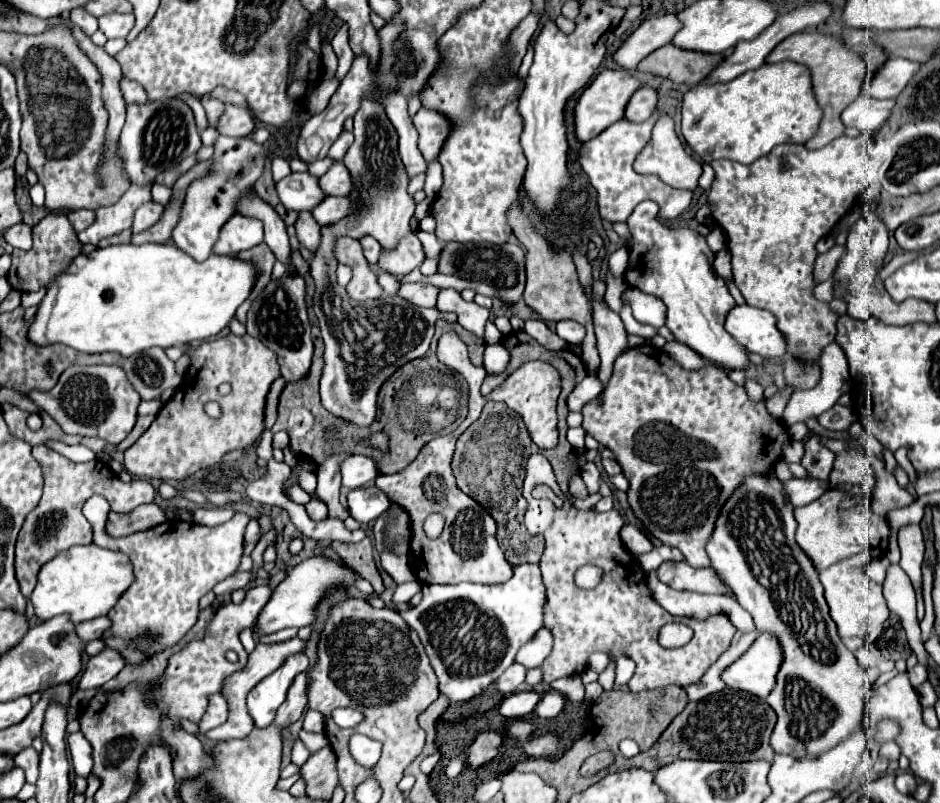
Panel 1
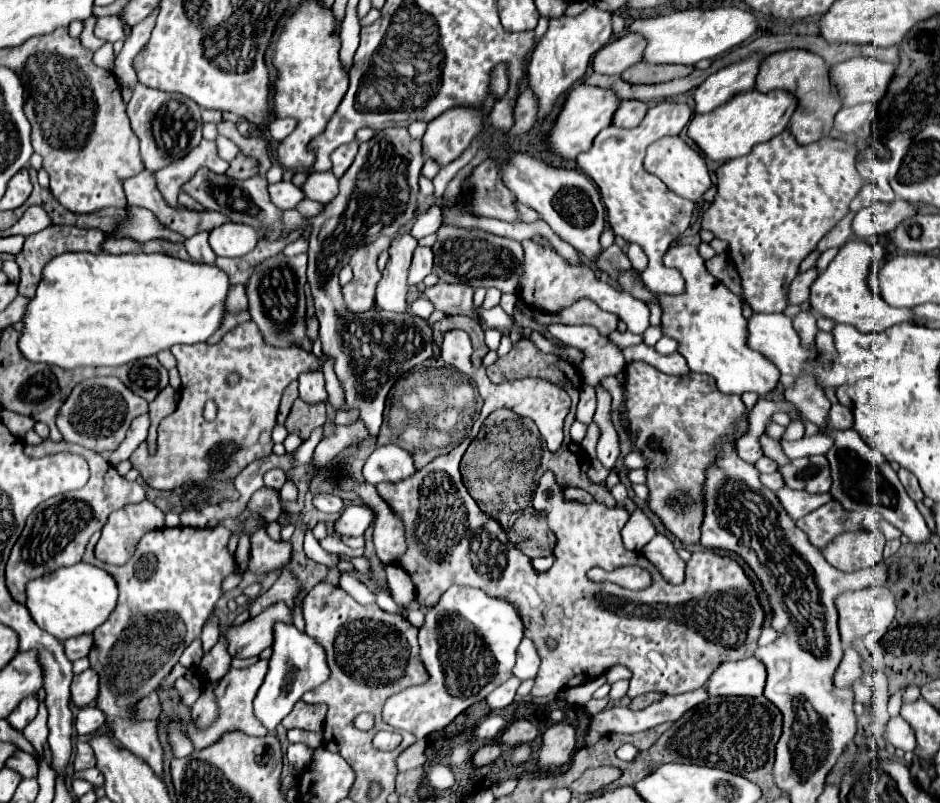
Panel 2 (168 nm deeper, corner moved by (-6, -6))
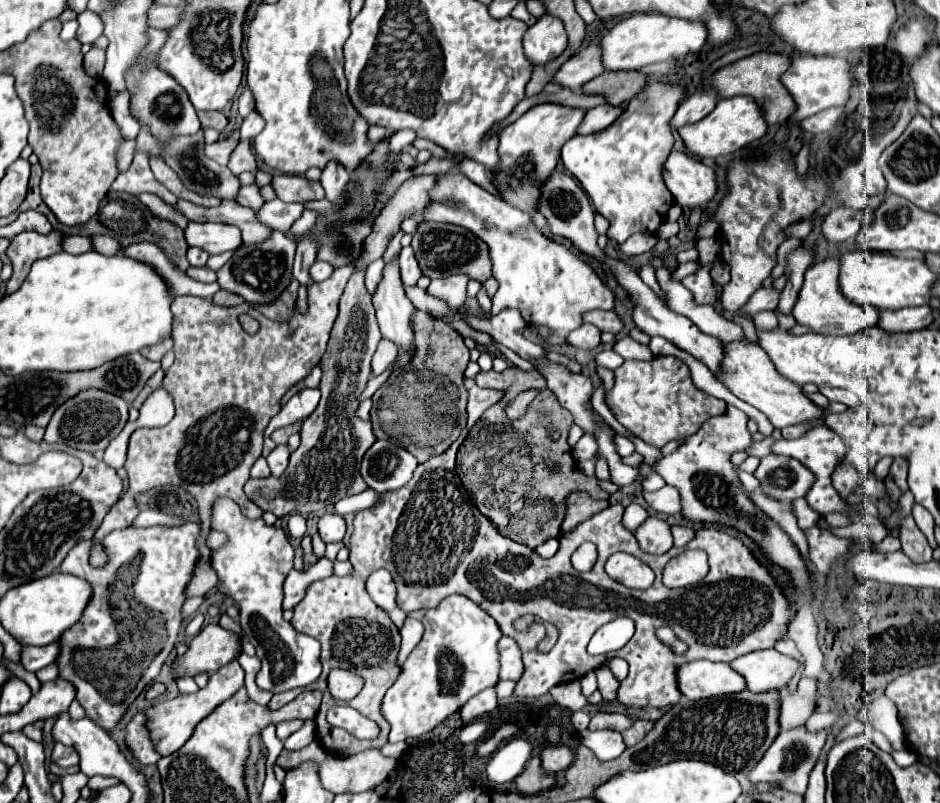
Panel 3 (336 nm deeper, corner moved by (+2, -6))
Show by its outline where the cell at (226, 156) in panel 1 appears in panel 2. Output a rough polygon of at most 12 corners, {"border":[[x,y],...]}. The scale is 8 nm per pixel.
{"border":[[208,232],[184,240],[194,262],[214,264],[216,254],[208,246]]}

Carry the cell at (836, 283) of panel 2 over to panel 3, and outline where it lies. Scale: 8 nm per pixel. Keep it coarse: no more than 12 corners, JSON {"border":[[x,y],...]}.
{"border":[[838,260],[812,264],[792,316],[816,334],[876,326],[878,310],[838,290]]}

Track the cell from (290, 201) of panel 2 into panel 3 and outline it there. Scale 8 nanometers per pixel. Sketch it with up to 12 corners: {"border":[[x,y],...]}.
{"border":[[256,184],[242,186],[238,204],[260,210],[264,200]]}

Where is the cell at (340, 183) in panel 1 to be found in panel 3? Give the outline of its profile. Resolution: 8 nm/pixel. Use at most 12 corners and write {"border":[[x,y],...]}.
{"border":[[274,174],[272,188],[282,202],[322,200],[320,182]]}

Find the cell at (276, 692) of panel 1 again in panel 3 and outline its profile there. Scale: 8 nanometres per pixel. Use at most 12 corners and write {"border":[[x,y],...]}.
{"border":[[212,504],[218,592],[276,694],[318,680],[318,642],[282,618],[286,530]]}

